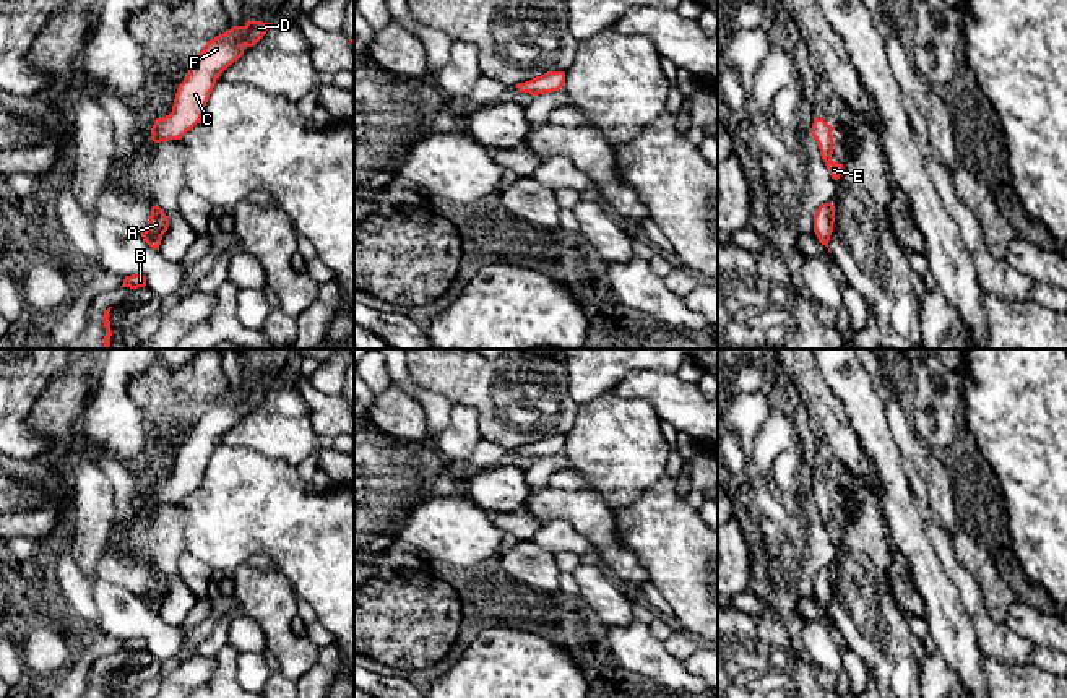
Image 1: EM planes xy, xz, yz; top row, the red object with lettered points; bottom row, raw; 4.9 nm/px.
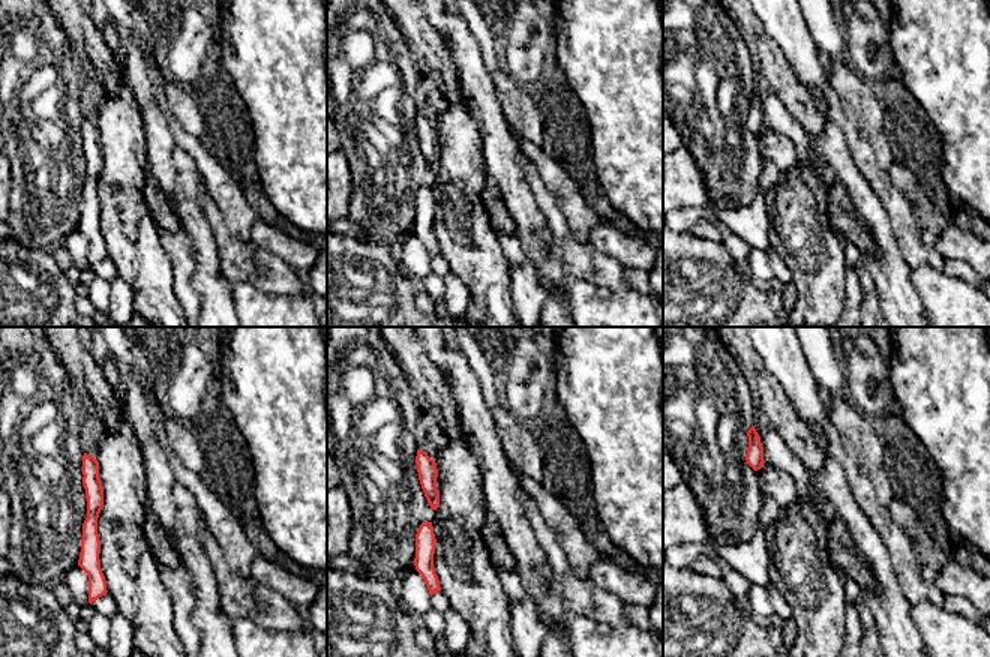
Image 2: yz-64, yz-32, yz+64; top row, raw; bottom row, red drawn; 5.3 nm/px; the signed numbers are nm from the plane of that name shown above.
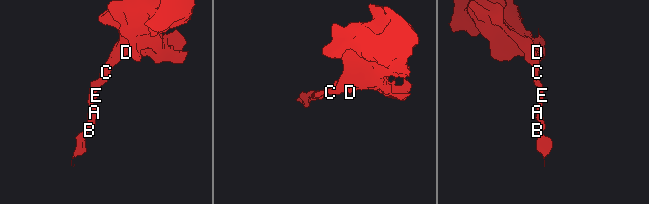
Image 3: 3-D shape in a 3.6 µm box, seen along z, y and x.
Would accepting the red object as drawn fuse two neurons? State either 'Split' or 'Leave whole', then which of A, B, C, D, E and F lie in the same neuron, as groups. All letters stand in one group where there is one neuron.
Leave whole. Groups: A B C D E F

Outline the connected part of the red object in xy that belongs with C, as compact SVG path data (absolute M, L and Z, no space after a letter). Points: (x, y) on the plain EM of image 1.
M247 385L208 404L192 425L187 440L179 448L172 476L156 482L151 492L154 506L182 503L197 487L221 437L244 419L244 411L253 411L273 386Z

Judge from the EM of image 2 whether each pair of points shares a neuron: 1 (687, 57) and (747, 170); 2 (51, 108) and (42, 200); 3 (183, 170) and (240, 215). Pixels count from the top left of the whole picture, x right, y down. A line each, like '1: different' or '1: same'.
1: same
2: same
3: different

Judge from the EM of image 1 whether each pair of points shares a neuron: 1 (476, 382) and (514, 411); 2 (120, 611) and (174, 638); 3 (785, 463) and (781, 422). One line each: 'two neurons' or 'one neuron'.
1: one neuron
2: one neuron
3: one neuron

